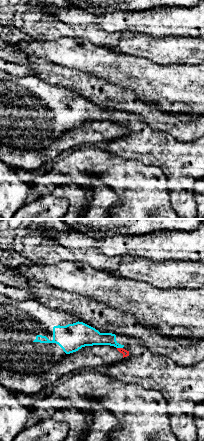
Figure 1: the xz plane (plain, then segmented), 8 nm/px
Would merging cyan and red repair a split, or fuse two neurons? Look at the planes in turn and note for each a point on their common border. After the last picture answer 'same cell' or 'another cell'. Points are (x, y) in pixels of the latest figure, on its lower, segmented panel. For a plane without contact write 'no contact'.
contact (120, 347)

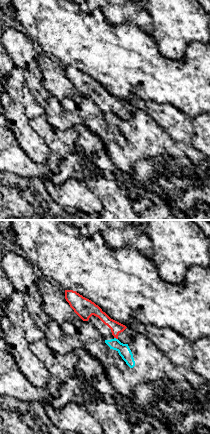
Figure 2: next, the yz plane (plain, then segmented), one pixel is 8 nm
contact (115, 338)

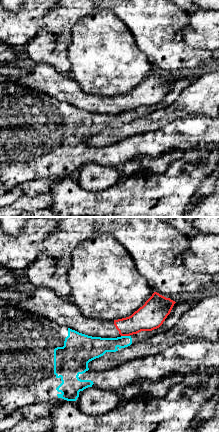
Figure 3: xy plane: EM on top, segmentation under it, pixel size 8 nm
contact (125, 336)

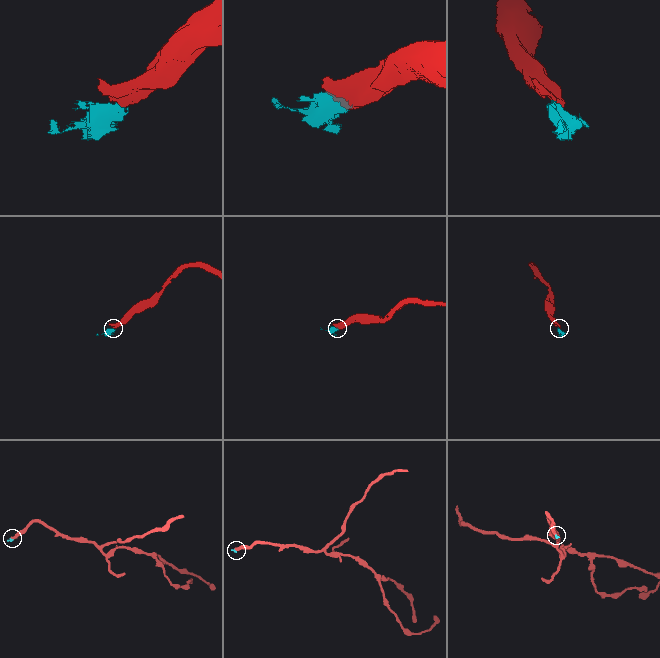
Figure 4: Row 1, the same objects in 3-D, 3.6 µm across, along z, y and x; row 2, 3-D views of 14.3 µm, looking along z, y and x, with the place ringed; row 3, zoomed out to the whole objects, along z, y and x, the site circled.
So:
another cell

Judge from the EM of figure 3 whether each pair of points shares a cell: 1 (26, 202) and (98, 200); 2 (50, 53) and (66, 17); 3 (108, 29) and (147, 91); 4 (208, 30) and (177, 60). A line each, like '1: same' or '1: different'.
1: different
2: same
3: different
4: different

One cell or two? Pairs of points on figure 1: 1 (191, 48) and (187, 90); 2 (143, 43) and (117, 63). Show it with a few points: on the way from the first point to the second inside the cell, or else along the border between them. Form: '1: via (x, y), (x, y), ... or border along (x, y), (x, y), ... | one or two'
1: border along (165, 64), (193, 65) | two
2: border along (107, 47), (115, 51), (142, 56), (151, 61) | two

